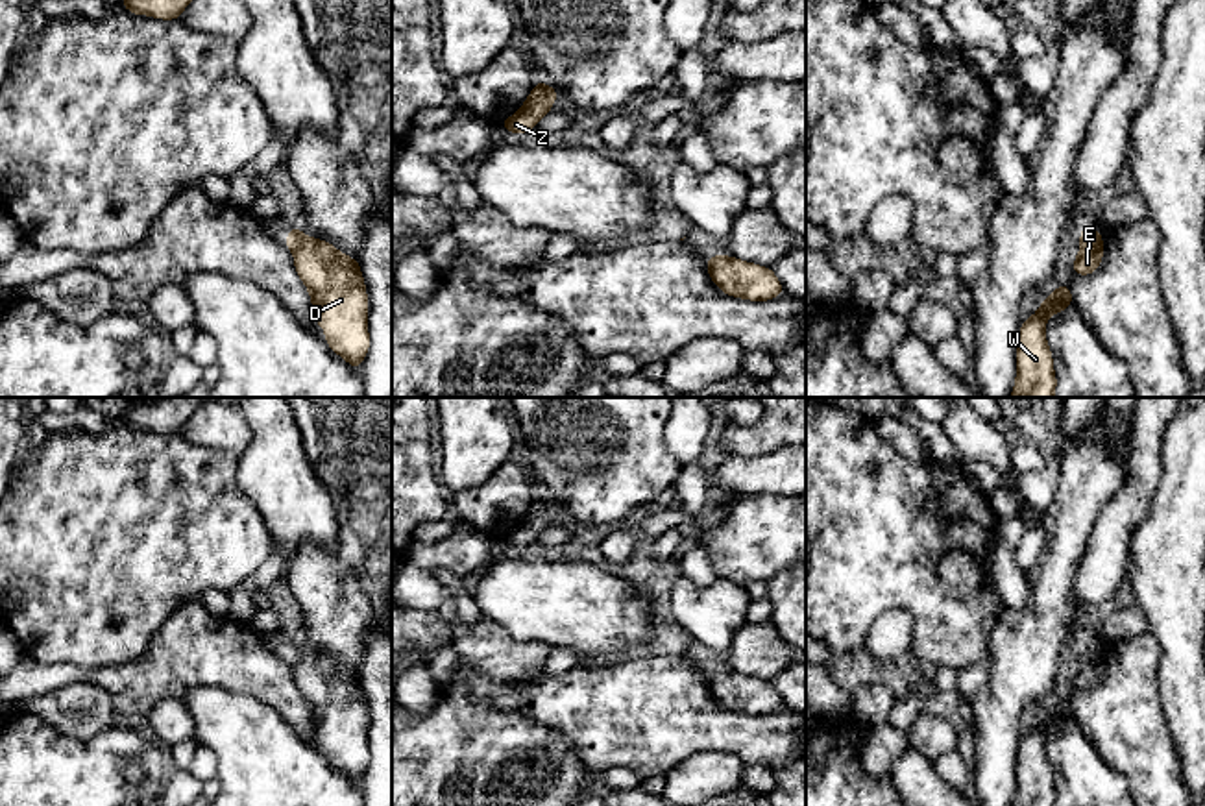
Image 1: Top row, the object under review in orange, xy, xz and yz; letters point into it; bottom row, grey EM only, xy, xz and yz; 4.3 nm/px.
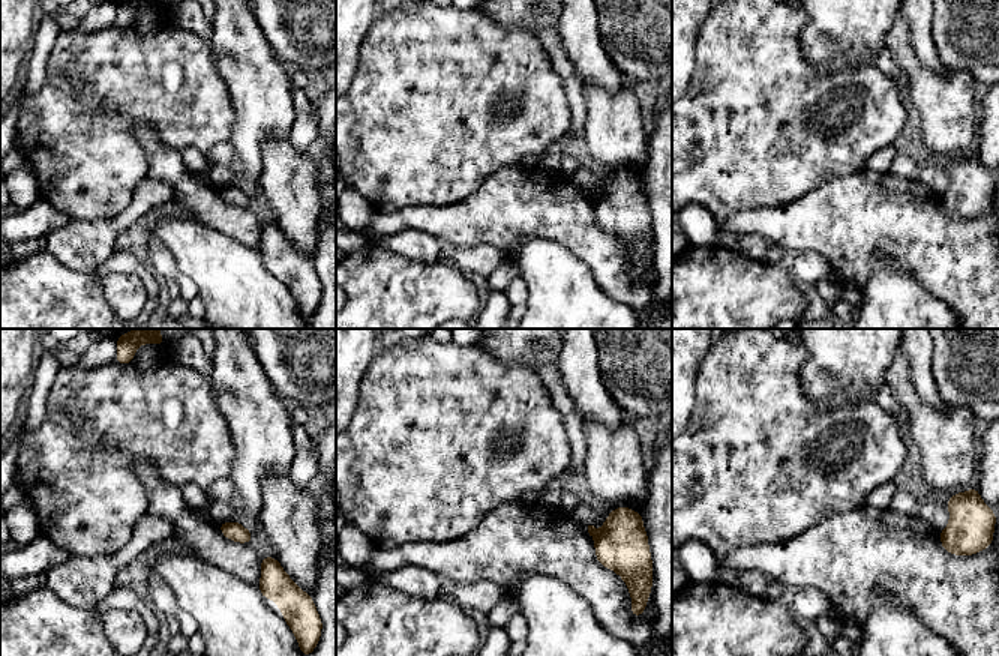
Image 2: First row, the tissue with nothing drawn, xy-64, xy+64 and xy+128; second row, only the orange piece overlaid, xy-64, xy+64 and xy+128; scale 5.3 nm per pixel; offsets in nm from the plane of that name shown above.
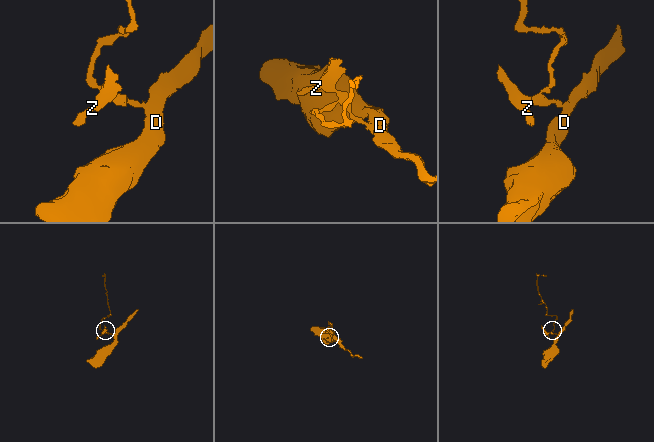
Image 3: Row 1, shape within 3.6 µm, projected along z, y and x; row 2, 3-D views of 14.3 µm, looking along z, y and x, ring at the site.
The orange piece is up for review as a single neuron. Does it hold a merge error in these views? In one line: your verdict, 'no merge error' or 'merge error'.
merge error

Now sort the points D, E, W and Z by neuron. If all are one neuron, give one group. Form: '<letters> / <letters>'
D E W / Z

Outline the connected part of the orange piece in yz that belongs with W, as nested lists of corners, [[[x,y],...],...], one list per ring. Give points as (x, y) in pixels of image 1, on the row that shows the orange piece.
[[[1068,283],[1041,303],[1037,312],[1020,324],[1016,336],[1016,379],[1009,397],[1055,397],[1057,377],[1046,342],[1046,318],[1074,305]]]

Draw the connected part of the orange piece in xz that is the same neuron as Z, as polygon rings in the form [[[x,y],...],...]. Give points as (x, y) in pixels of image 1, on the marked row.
[[[540,79],[519,111],[508,118],[499,120],[499,124],[510,133],[529,133],[538,126],[542,116],[553,111],[556,98],[558,91]]]

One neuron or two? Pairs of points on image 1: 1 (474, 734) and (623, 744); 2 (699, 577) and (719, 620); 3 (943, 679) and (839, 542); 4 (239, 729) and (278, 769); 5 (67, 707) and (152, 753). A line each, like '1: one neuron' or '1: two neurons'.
1: two neurons
2: two neurons
3: two neurons
4: one neuron
5: two neurons

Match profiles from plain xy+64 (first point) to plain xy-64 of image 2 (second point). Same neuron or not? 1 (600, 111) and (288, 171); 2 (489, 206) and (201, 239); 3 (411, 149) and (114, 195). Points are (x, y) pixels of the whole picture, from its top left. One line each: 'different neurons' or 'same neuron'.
1: same neuron
2: different neurons
3: same neuron

